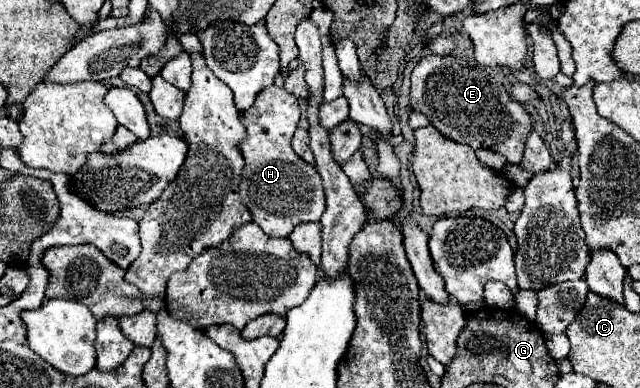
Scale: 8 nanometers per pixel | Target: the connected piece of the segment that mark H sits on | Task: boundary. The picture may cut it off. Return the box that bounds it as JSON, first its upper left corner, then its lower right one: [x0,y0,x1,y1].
[240,85,326,237]

